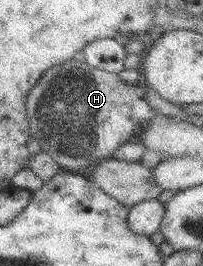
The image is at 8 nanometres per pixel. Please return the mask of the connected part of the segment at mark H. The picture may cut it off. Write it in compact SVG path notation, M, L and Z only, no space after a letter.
M74 60L67 61L48 70L28 97L27 113L32 137L41 146L41 151L50 155L61 169L82 173L97 163L112 159L112 155L116 155L120 147L137 140L144 127L160 115L150 107L147 97L146 88L126 83L120 74L96 69L90 64Z

